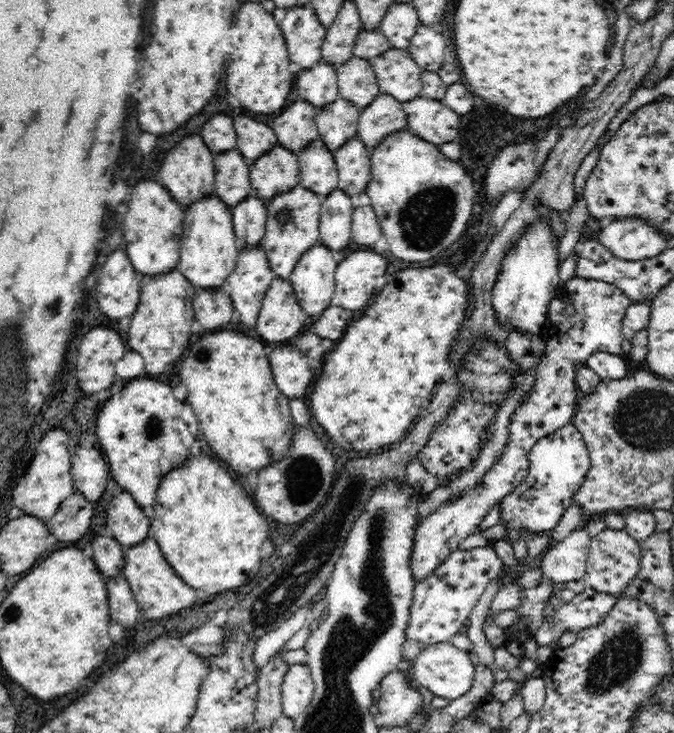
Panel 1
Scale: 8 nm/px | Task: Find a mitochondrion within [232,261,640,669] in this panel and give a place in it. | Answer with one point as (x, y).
(275, 600)

